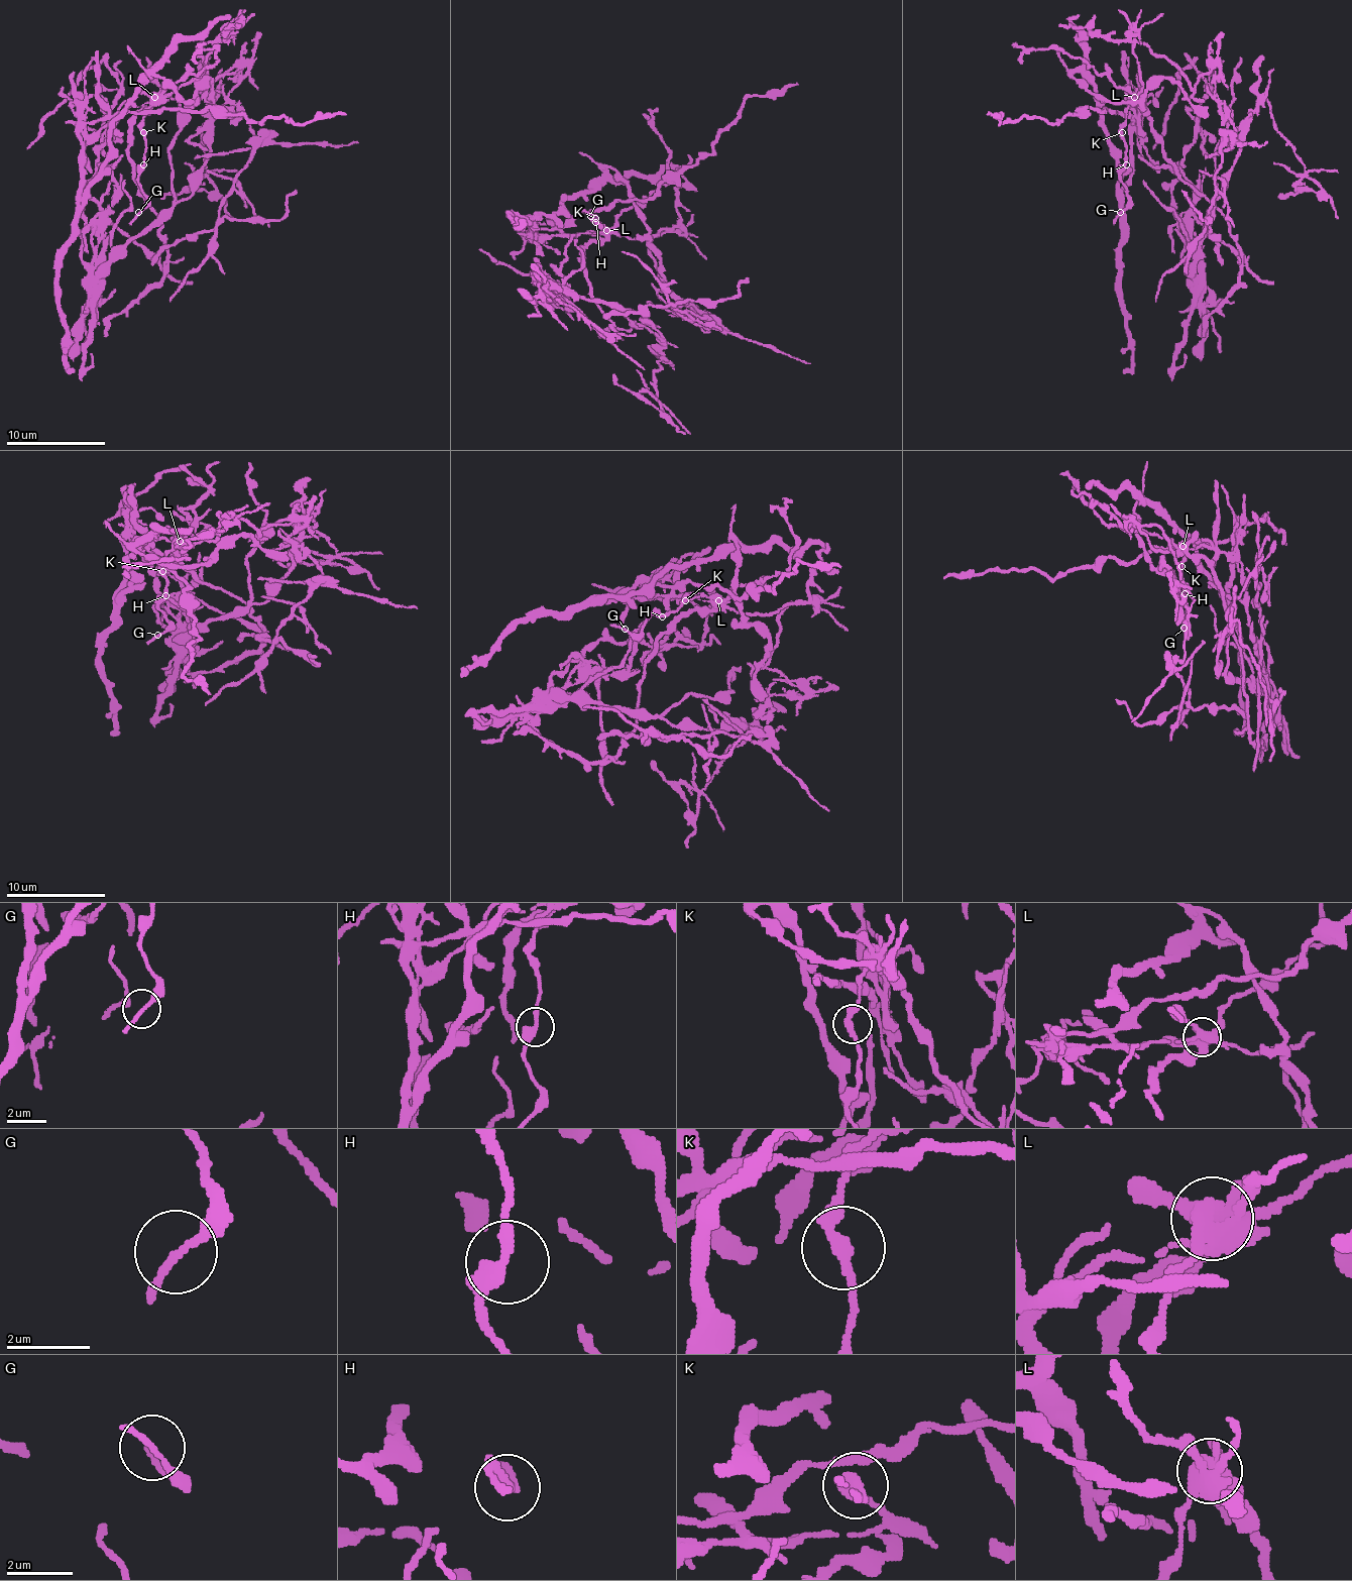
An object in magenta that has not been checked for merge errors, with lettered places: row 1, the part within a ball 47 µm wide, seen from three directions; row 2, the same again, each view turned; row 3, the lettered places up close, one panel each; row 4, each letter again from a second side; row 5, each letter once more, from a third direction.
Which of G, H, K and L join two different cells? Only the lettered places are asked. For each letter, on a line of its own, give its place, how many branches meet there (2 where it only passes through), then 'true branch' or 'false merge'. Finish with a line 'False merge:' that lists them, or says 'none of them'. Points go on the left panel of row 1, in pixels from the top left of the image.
G: at (138, 212); 2 branches meet; true branch
H: at (143, 164); 3 branches meet; true branch
K: at (143, 132); 2 branches meet; true branch
L: at (154, 97); 7 branches meet; false merge
False merge: L

